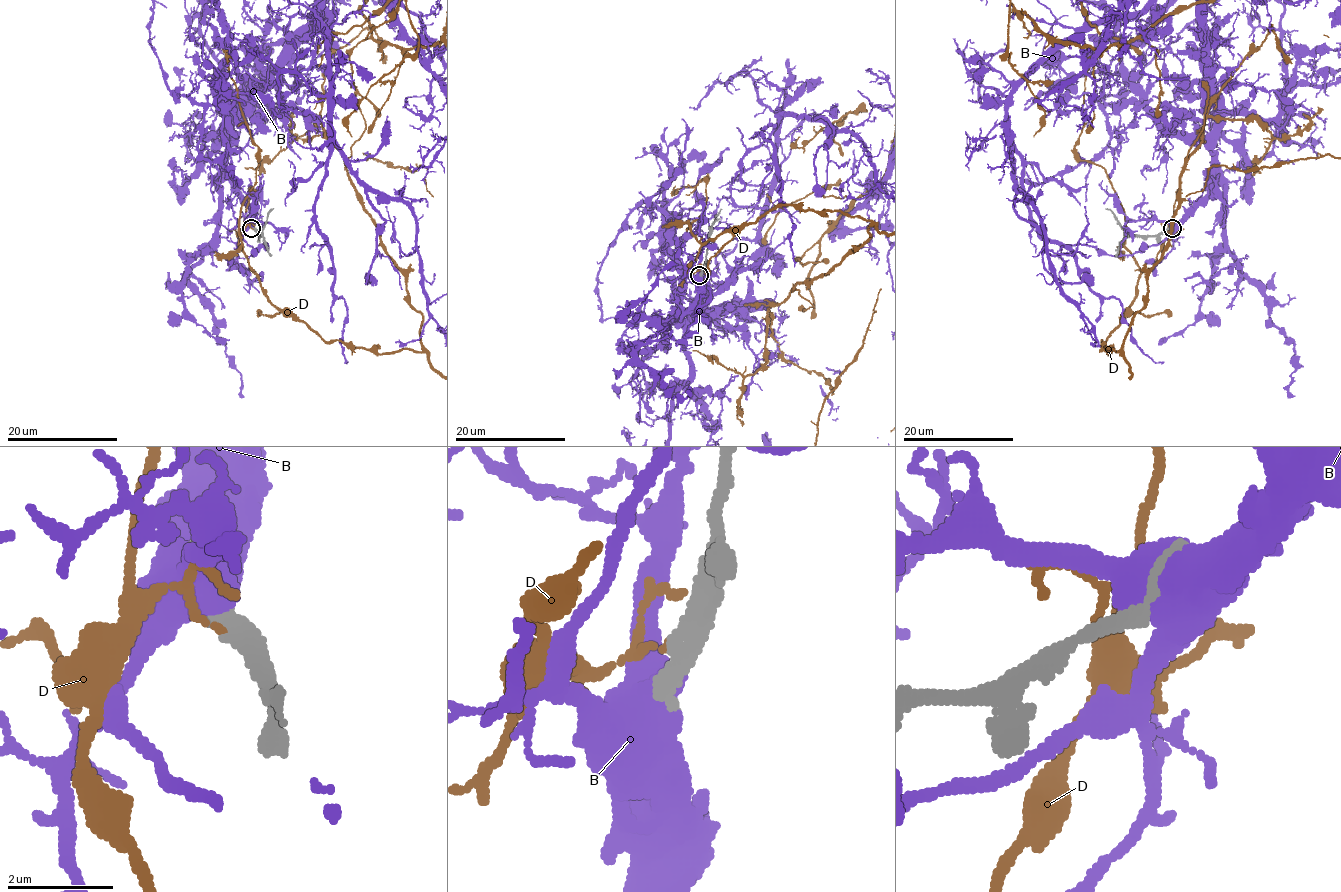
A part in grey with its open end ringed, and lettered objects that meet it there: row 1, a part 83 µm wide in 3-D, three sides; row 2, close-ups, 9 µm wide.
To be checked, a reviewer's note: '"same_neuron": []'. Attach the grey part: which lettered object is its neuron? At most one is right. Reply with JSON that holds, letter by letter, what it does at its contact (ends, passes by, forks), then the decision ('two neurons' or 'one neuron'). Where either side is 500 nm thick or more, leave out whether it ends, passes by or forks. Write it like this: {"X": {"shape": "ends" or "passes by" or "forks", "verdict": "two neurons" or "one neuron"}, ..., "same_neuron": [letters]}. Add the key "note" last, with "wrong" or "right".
{"B": {"verdict": "two neurons"}, "D": {"shape": "ends", "verdict": "two neurons"}, "same_neuron": [], "note": "right"}

